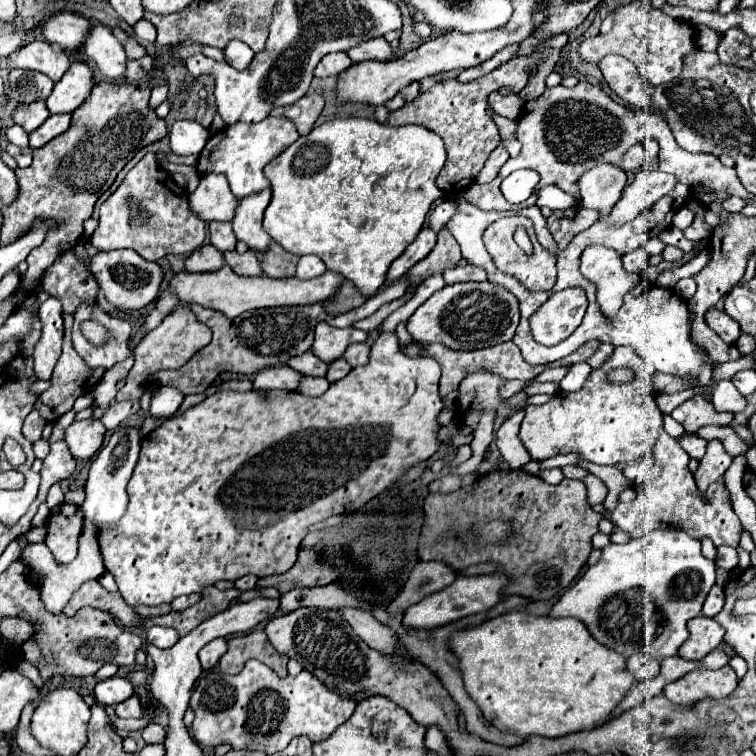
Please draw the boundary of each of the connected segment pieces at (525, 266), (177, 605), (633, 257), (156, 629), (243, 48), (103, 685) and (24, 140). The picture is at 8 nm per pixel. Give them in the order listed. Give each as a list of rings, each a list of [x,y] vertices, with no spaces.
[[[537,246],[533,256],[521,256],[521,260],[509,262],[511,266],[505,268],[507,274],[517,276],[519,282],[531,290],[549,290],[555,286],[555,252]]]
[[[199,594],[183,595],[179,596],[179,598],[175,598],[175,600],[171,602],[171,608],[173,608],[173,610],[185,610],[185,608],[193,606],[195,602],[199,602]]]
[[[637,248],[637,250],[629,252],[629,254],[625,254],[623,256],[623,266],[629,272],[641,274],[649,266],[649,254],[647,254],[647,250],[645,248]]]
[[[151,626],[147,630],[147,642],[155,644],[157,648],[171,648],[179,640],[179,634],[175,628],[165,626]]]
[[[231,40],[223,48],[223,54],[225,54],[225,62],[229,66],[233,66],[235,70],[245,70],[249,66],[249,62],[253,60],[253,56],[255,56],[255,52],[241,40]]]
[[[113,676],[113,678],[97,682],[95,690],[93,690],[93,696],[103,706],[107,706],[107,704],[115,706],[115,704],[127,700],[129,696],[133,696],[133,686],[131,686],[129,680]]]
[[[17,124],[9,126],[9,128],[5,130],[5,136],[7,136],[7,140],[9,140],[11,144],[15,144],[15,146],[21,146],[21,148],[27,148],[27,146],[29,146],[29,134],[27,134],[21,126],[17,126]]]

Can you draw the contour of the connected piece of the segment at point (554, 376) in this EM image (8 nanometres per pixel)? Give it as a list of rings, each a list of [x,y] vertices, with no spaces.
[[[547,368],[545,372],[541,372],[539,374],[539,378],[537,378],[537,382],[561,382],[563,380],[563,376],[567,374],[567,370],[569,368]]]

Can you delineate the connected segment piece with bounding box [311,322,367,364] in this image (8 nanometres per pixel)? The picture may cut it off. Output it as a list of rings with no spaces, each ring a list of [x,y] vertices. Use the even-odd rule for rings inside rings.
[[[325,322],[317,324],[315,328],[315,340],[311,350],[319,354],[319,358],[327,364],[341,358],[345,348],[353,342],[363,342],[367,338],[367,332],[357,328],[333,328]]]

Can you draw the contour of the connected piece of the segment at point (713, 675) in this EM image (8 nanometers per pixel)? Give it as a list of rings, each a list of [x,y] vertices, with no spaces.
[[[731,666],[719,670],[695,670],[665,686],[663,694],[673,704],[695,704],[705,698],[727,698],[737,688],[737,676]]]

